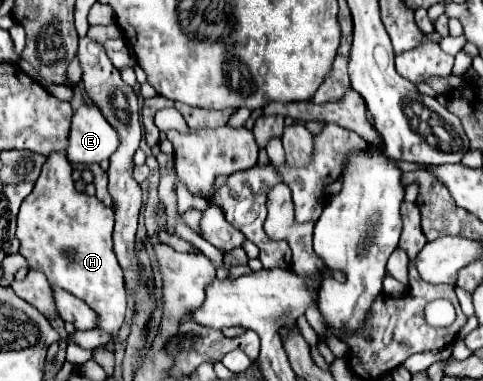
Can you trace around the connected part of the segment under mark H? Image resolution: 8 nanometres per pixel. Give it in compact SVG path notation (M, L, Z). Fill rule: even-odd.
M54 151L48 155L46 163L42 165L42 173L36 179L34 191L22 201L18 213L18 239L20 239L20 253L28 259L32 269L40 269L50 285L62 287L74 297L82 299L94 313L98 315L98 329L104 329L114 339L124 323L126 313L126 291L124 291L124 277L122 267L112 251L112 227L114 227L114 209L104 207L96 197L86 193L78 193L72 181L72 165L68 163L62 151Z

